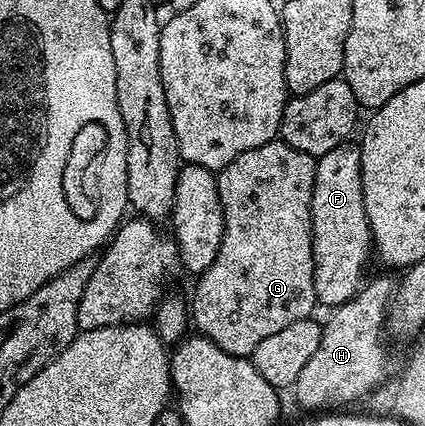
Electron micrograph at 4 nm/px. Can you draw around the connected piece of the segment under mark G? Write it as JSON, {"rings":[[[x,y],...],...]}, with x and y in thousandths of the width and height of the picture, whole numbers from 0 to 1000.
{"rings":[[[645,326],[619,345],[572,354],[508,408],[511,455],[525,495],[525,570],[506,617],[461,653],[464,681],[449,697],[449,754],[480,789],[494,791],[525,824],[555,838],[586,838],[647,777],[666,777],[715,744],[734,746],[748,723],[736,643],[736,535],[732,467],[741,439],[741,371],[694,354],[675,333]]]}

